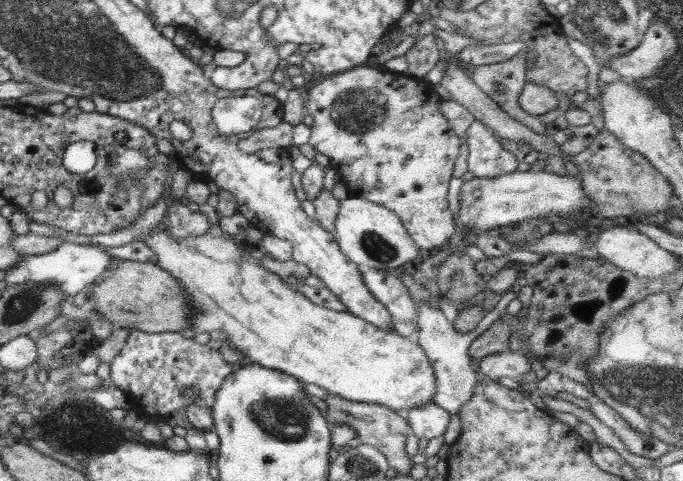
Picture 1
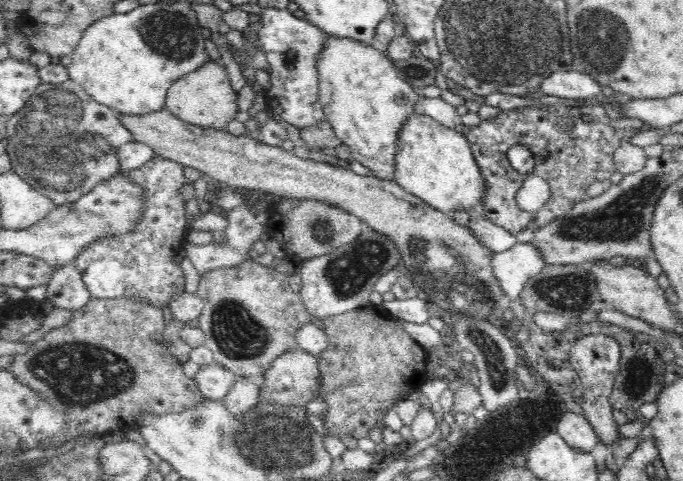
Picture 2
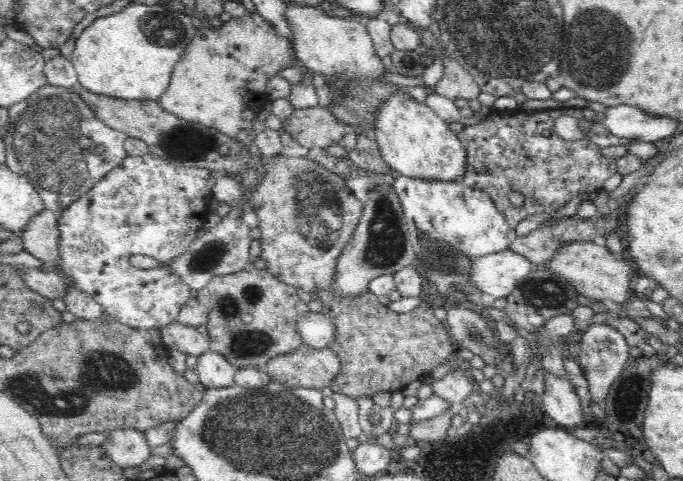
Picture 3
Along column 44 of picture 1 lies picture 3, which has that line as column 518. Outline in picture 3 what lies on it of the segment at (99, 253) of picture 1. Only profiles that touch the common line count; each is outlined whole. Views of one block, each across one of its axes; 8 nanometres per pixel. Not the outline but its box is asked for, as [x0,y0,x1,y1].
[469,248,533,299]

